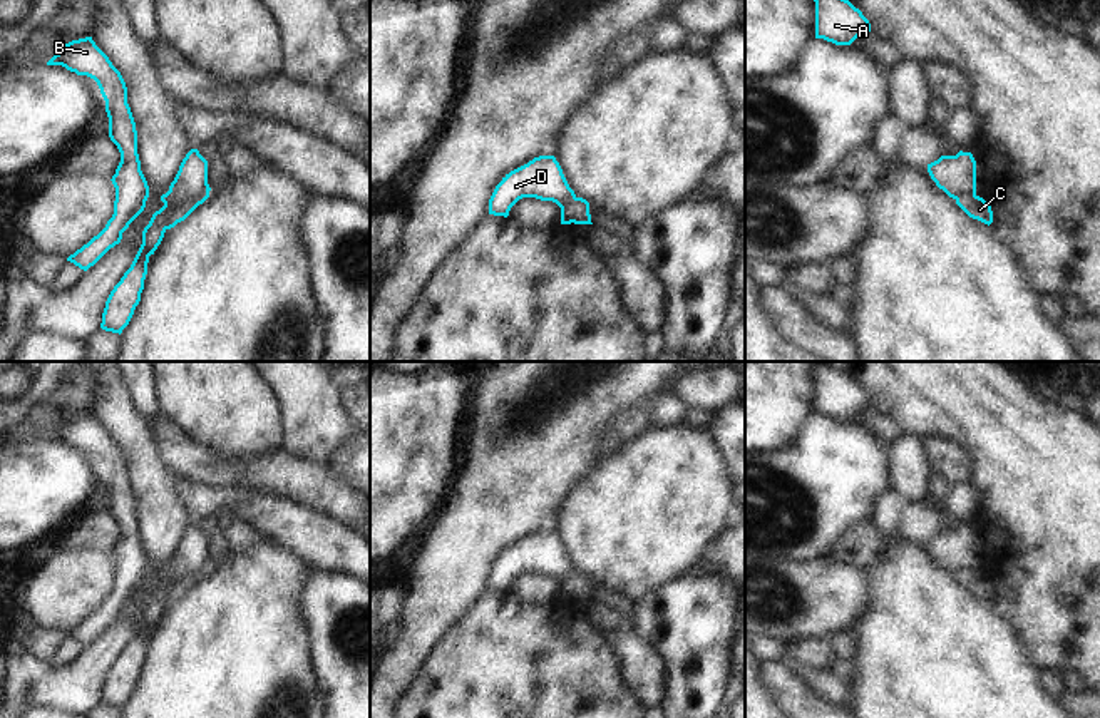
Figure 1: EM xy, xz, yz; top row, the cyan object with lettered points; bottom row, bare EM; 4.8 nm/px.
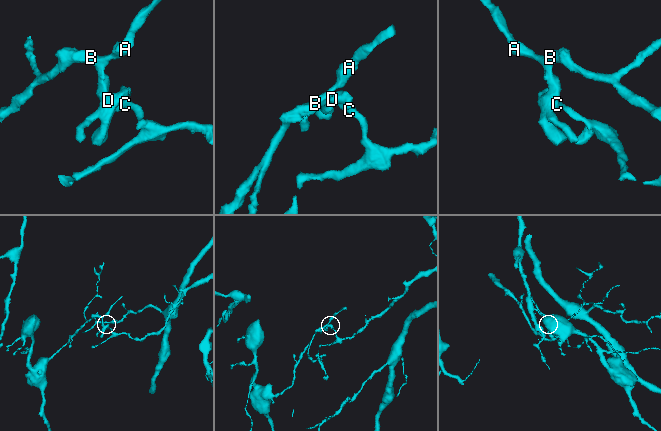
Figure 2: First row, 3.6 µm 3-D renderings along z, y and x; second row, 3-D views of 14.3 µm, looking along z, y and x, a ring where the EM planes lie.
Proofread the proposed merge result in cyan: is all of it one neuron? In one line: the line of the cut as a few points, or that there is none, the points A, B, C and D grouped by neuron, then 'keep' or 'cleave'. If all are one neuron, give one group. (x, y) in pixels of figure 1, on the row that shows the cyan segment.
cut xy (208, 191), (174, 208), (166, 218), (164, 228); groups A B D / C; cleave

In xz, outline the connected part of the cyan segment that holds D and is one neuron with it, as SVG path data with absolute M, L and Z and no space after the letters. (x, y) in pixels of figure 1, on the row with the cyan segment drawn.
M539 156L502 177L489 199L489 214L507 218L511 208L522 197L563 204L576 194L556 157Z

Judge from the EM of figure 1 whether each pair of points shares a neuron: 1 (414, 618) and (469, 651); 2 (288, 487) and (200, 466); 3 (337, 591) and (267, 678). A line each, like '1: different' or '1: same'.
1: different
2: same
3: different

